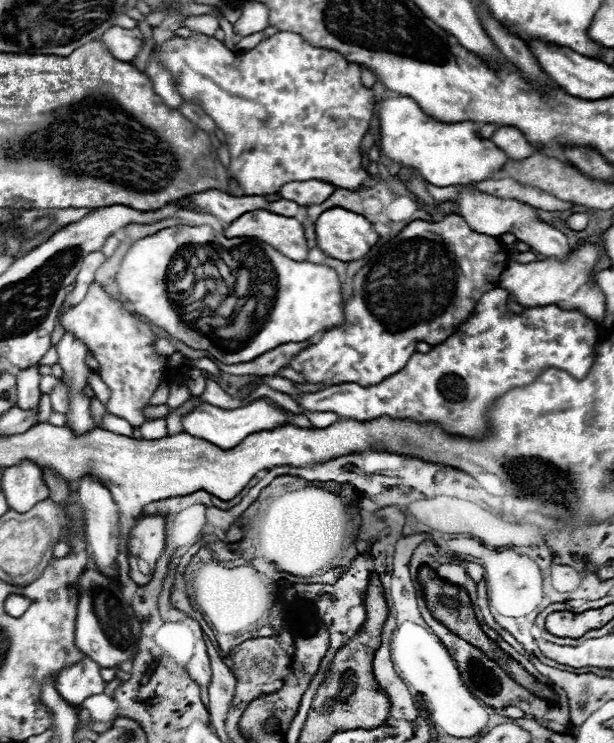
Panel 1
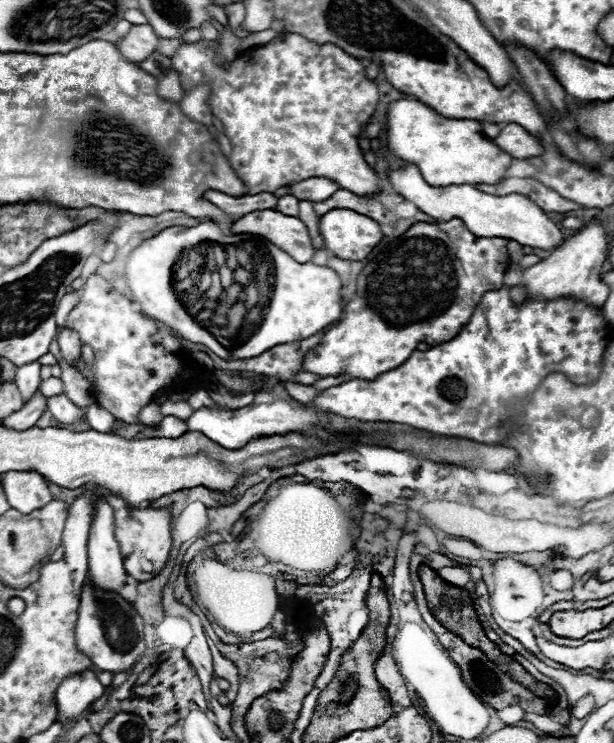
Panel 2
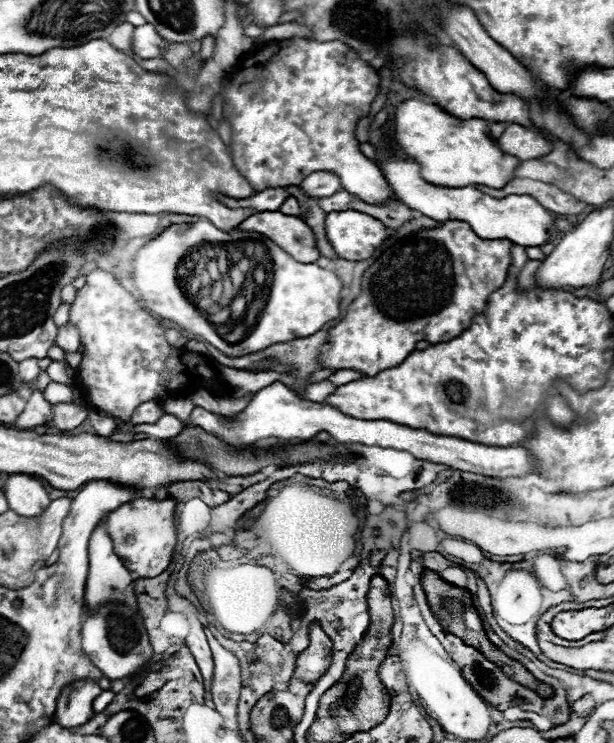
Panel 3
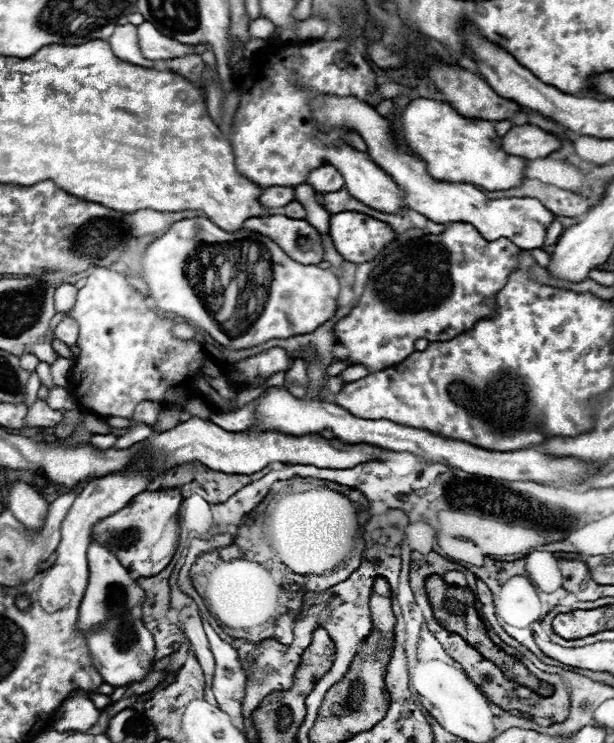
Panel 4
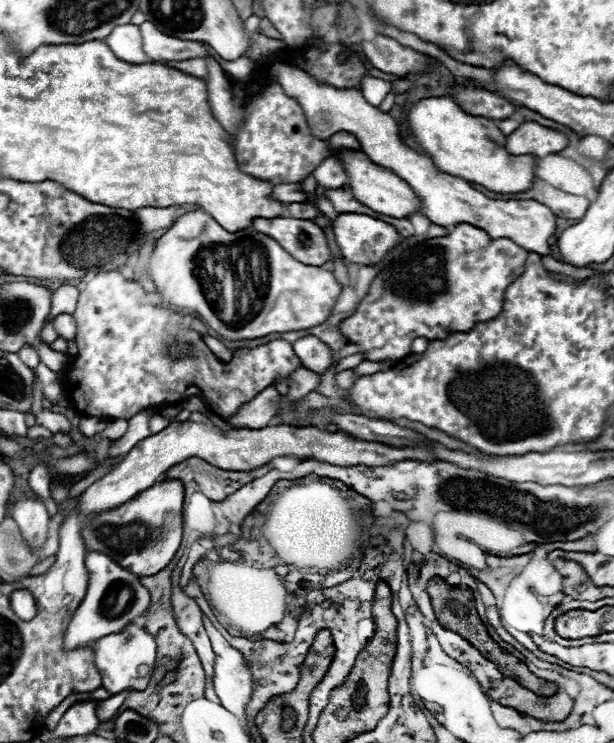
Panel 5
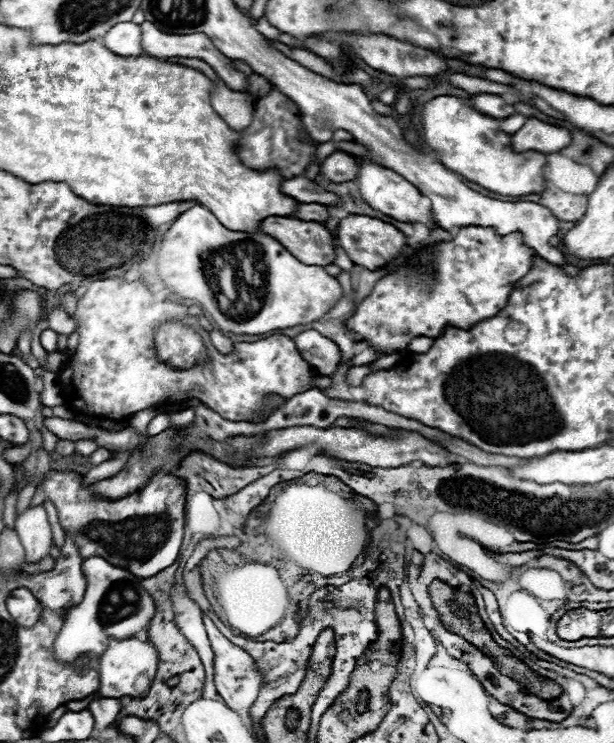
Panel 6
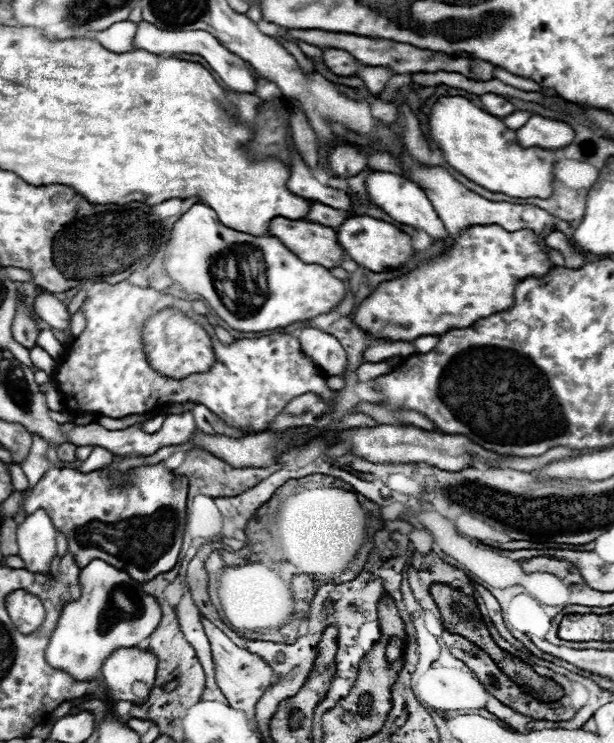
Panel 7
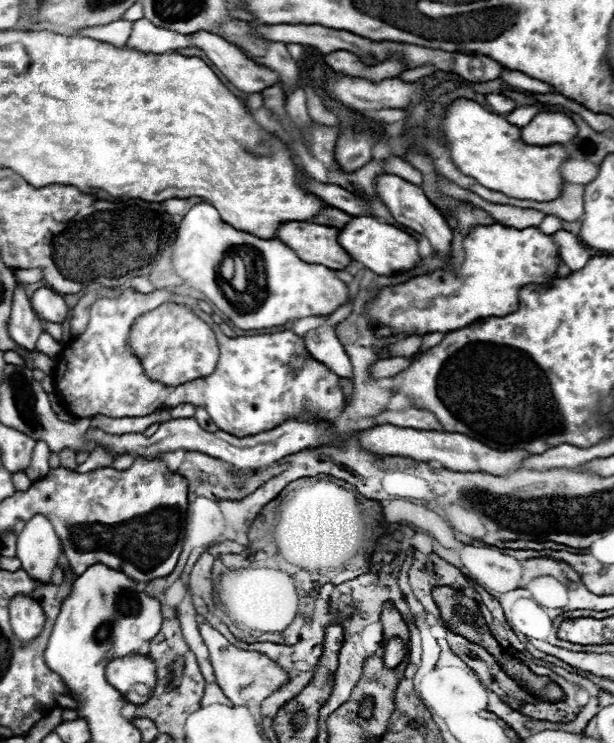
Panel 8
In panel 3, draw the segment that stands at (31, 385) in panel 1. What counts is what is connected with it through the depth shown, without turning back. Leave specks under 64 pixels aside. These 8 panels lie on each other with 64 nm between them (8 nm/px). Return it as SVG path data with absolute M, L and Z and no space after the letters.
M26 358L20 362L20 374L22 374L22 380L24 384L30 384L38 378L40 374L40 368L38 368L38 360L36 358Z

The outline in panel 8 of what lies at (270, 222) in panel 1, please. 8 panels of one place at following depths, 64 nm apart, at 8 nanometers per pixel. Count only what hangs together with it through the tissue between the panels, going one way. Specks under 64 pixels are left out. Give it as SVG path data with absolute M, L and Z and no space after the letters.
M286 222L278 228L278 238L304 262L344 270L352 262L352 256L338 244L338 234L338 228L312 222Z

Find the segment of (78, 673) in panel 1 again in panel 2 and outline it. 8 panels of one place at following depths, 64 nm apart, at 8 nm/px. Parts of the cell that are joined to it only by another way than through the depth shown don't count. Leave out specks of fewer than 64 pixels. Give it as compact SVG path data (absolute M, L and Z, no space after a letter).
M82 672L66 678L56 690L58 704L58 720L62 722L78 722L84 712L90 708L92 700L104 694L104 686L98 682L94 672Z

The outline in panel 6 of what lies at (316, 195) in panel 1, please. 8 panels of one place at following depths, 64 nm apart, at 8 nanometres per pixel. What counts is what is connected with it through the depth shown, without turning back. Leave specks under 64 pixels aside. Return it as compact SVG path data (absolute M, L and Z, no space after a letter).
M336 150L334 154L330 154L320 172L330 180L330 182L348 182L348 180L354 180L356 174L358 174L358 160L348 154L348 152L342 152L342 150Z

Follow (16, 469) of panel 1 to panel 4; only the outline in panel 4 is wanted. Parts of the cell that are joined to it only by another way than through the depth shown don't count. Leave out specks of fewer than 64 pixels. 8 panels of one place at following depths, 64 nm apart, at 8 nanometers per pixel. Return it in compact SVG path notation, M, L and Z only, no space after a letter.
M24 482L10 484L6 508L18 518L28 530L40 530L48 514L48 502L42 492Z

